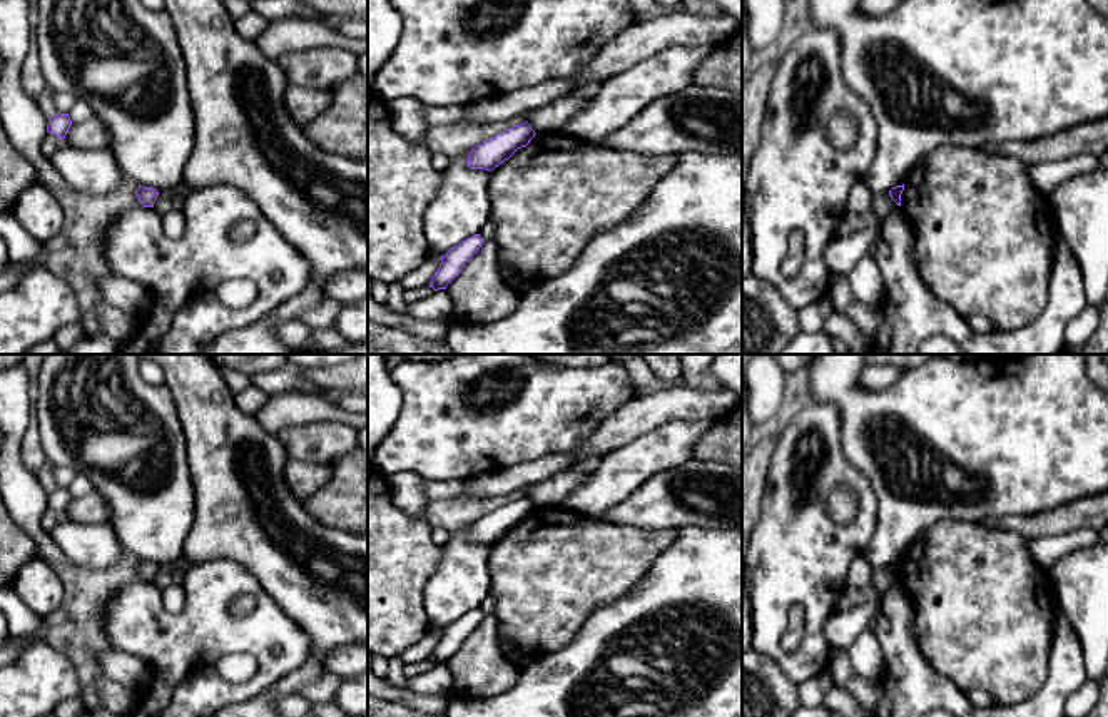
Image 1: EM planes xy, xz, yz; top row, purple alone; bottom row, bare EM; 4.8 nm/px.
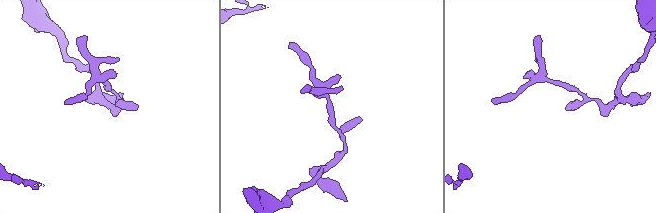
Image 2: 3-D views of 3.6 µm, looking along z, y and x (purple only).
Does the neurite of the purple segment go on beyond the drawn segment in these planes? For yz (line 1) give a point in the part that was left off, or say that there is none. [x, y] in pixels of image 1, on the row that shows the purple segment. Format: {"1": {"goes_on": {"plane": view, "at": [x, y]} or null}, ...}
{"1": {"goes_on": null}}

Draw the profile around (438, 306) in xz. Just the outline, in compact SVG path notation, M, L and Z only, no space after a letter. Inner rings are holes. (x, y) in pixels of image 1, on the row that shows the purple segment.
M438 289L426 299L406 304L406 313L416 319L453 323L453 303L446 289Z

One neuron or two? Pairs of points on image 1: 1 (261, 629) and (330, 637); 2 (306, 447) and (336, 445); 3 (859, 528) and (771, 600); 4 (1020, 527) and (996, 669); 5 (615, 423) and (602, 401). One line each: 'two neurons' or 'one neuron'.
1: two neurons
2: one neuron
3: one neuron
4: two neurons
5: two neurons

